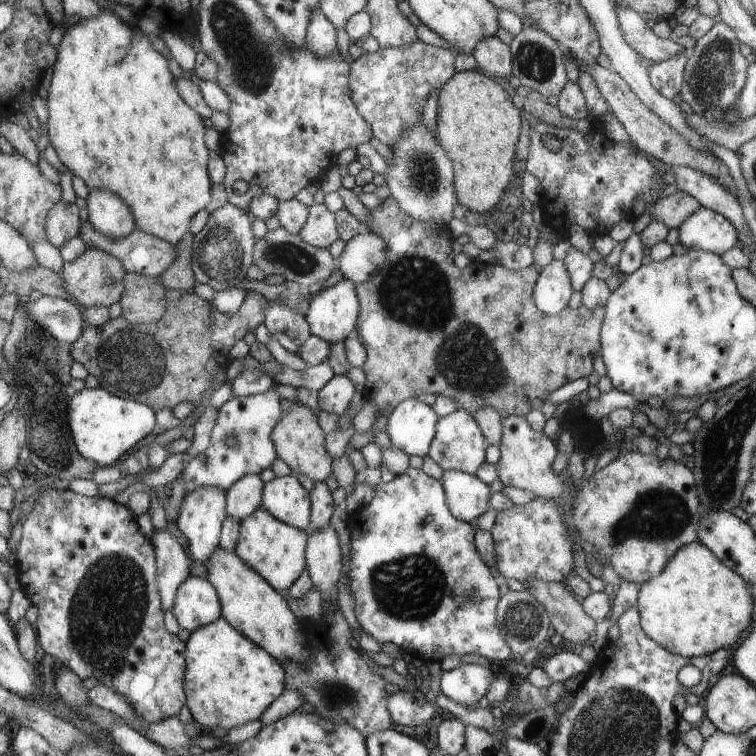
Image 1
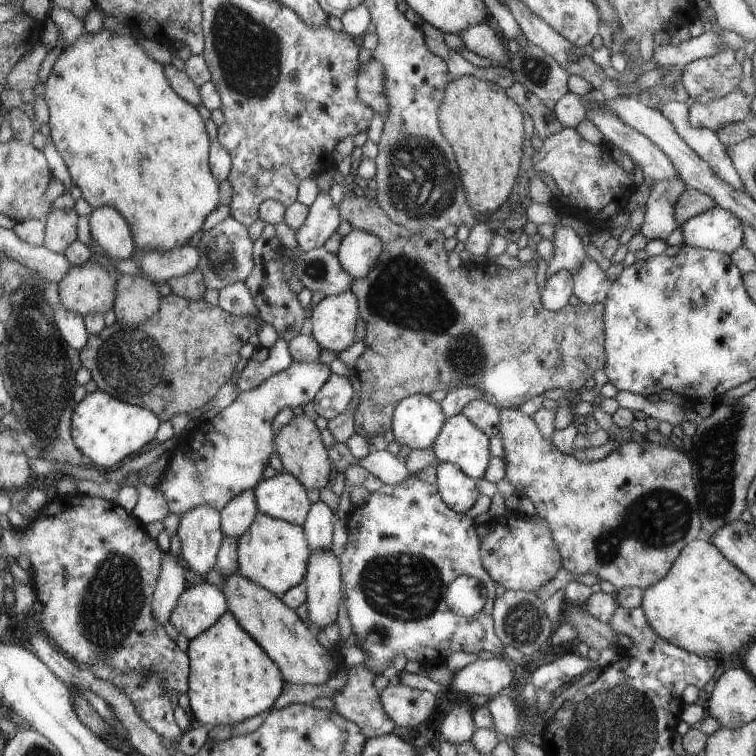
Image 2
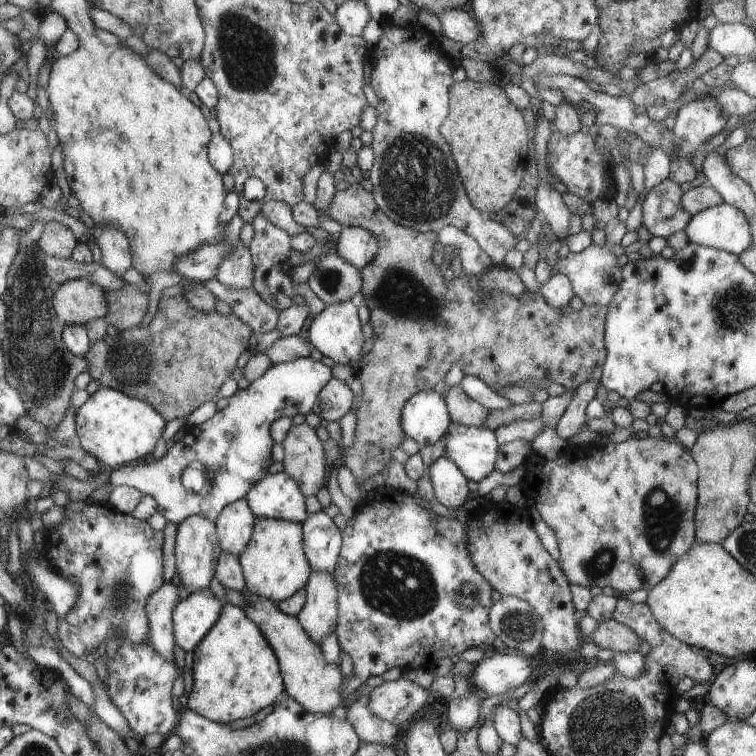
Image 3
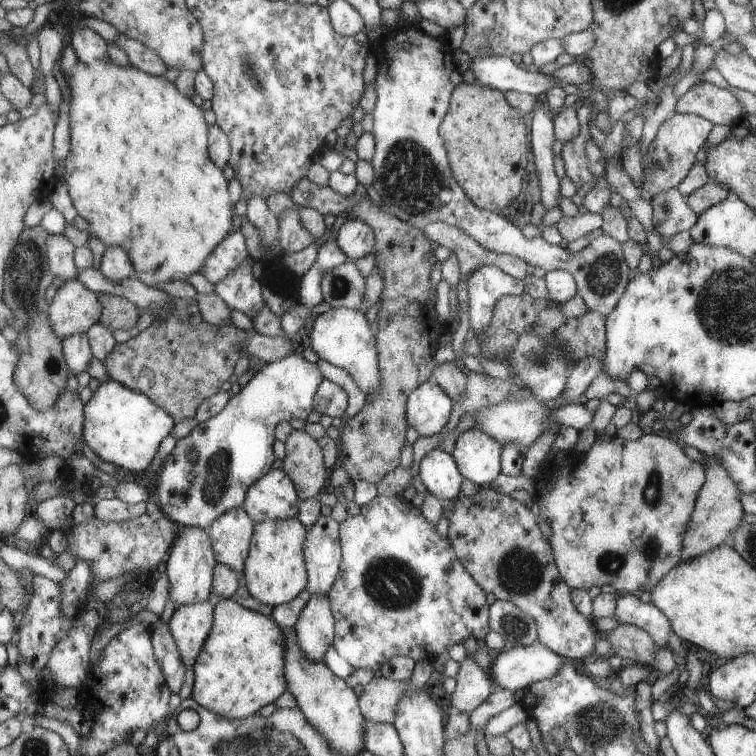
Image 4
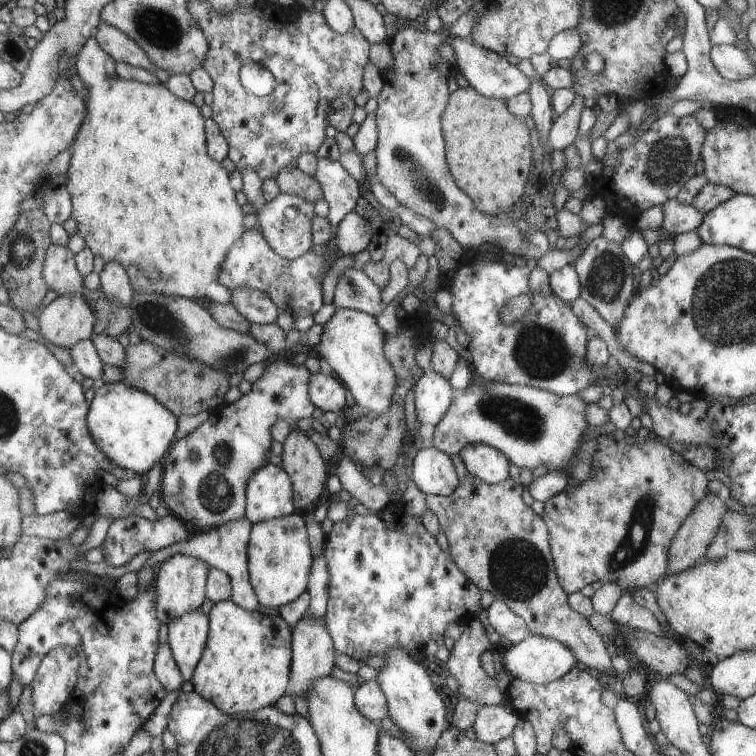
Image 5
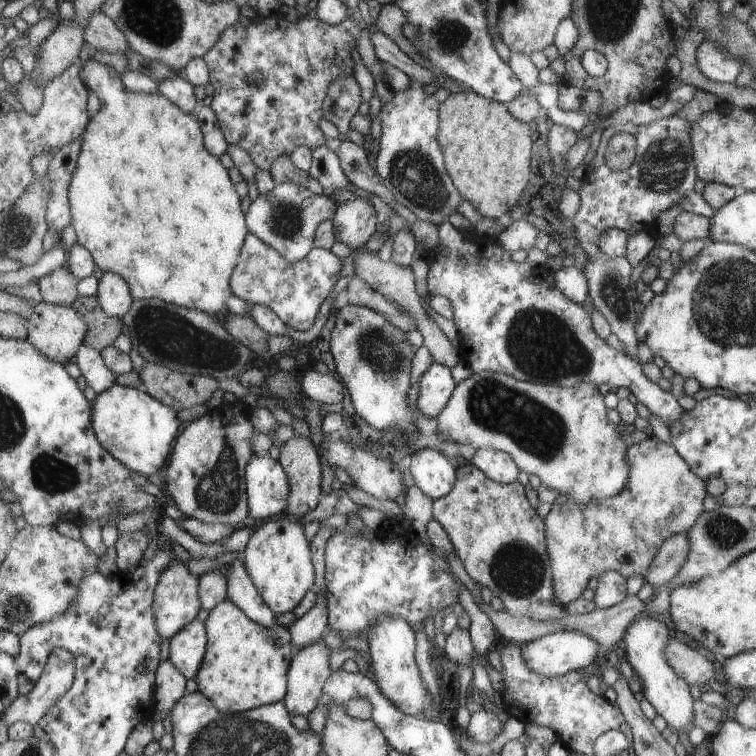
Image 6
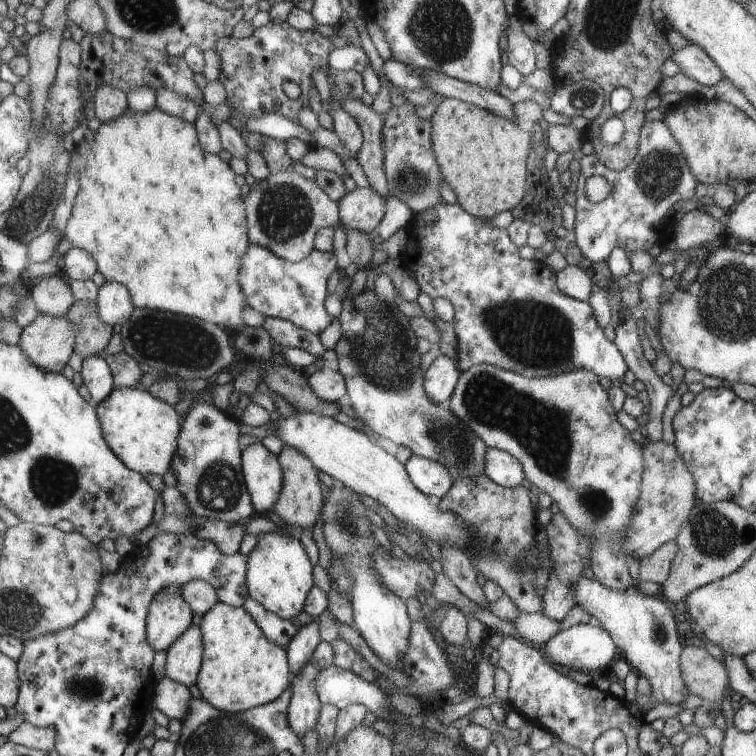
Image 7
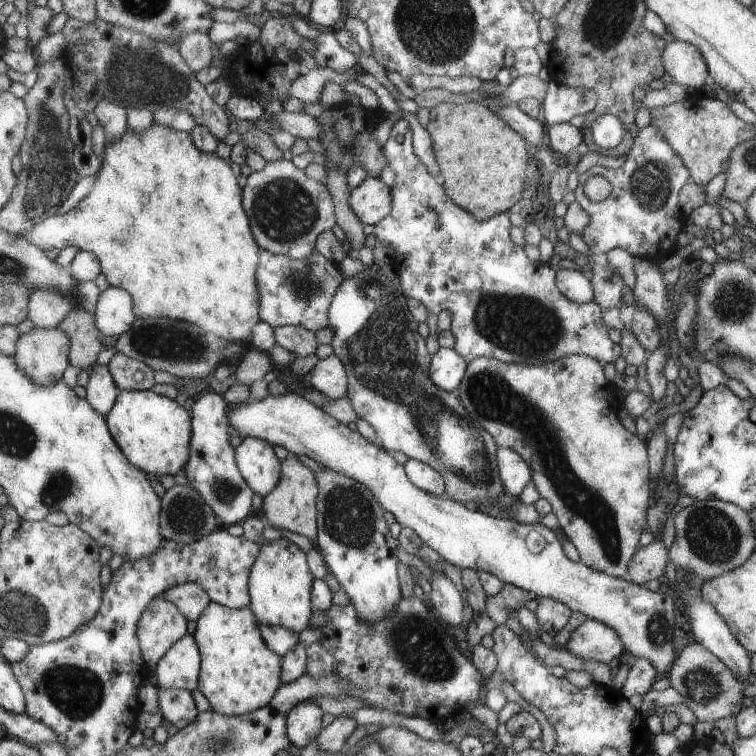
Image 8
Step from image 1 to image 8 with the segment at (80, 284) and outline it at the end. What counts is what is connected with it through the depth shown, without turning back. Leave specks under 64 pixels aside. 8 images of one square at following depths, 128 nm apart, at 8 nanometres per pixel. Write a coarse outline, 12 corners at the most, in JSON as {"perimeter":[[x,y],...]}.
{"perimeter":[[33,326],[18,336],[16,364],[36,385],[62,378],[70,339]]}

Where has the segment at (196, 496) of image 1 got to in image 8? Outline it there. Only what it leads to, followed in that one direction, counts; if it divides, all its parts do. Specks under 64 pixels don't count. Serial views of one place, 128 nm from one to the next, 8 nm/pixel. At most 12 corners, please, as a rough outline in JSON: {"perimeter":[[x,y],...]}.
{"perimeter":[[146,604],[136,637],[148,666],[186,634],[177,606]]}

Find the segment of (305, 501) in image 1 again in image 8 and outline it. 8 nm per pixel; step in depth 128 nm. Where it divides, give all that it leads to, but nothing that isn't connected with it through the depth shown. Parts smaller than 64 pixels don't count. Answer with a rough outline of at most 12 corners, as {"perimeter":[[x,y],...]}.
{"perimeter":[[245,437],[236,460],[250,489],[264,497],[281,478],[267,441]]}

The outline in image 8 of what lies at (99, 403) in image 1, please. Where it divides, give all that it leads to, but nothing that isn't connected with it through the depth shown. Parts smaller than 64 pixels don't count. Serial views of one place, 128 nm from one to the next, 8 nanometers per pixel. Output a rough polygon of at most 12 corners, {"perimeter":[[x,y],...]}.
{"perimeter":[[120,390],[105,416],[123,456],[174,476],[190,413],[153,391]]}

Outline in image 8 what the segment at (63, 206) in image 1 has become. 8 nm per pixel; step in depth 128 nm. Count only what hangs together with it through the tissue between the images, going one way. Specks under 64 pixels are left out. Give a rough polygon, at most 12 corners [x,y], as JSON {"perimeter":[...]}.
{"perimeter":[[31,288],[35,327],[56,327],[73,304],[57,289]]}

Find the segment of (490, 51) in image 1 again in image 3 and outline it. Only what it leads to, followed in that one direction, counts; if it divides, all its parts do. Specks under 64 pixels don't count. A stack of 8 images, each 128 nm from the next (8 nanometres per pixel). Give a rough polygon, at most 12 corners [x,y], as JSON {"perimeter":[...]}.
{"perimeter":[[451,8],[435,16],[442,36],[467,44],[479,30],[468,10]]}

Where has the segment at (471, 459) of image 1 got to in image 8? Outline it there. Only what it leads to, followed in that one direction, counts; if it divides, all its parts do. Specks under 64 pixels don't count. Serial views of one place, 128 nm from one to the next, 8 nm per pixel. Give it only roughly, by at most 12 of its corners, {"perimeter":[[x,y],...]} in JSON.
{"perimeter":[[498,448],[496,472],[517,497],[533,476],[523,457]]}

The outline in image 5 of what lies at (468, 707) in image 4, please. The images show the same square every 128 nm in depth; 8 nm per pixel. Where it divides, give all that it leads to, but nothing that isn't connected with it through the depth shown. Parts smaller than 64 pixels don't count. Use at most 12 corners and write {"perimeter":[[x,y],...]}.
{"perimeter":[[479,620],[463,624],[446,668],[458,699],[502,704],[479,656],[490,643]]}

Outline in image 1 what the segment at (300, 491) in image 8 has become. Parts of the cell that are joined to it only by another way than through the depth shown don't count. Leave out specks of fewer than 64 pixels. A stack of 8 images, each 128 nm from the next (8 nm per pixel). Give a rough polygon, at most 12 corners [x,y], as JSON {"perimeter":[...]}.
{"perimeter":[[293,404],[270,434],[291,470],[323,482],[331,458],[315,414]]}

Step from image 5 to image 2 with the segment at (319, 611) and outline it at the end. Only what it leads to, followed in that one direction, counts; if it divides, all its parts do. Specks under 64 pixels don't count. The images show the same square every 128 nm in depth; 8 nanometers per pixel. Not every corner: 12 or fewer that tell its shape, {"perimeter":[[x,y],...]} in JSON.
{"perimeter":[[310,505],[302,525],[310,552],[331,552],[334,514]]}

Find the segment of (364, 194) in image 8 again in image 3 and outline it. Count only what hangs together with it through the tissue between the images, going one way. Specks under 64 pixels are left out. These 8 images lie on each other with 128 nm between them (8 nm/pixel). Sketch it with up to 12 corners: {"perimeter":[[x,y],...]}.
{"perimeter":[[343,226],[335,250],[357,269],[378,253],[378,240],[359,226]]}

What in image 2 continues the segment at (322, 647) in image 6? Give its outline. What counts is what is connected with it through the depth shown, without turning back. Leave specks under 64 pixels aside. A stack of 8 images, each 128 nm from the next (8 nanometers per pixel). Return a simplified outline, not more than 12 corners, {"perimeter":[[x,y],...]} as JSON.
{"perimeter":[[310,552],[305,584],[307,622],[335,622],[341,598],[339,562]]}

